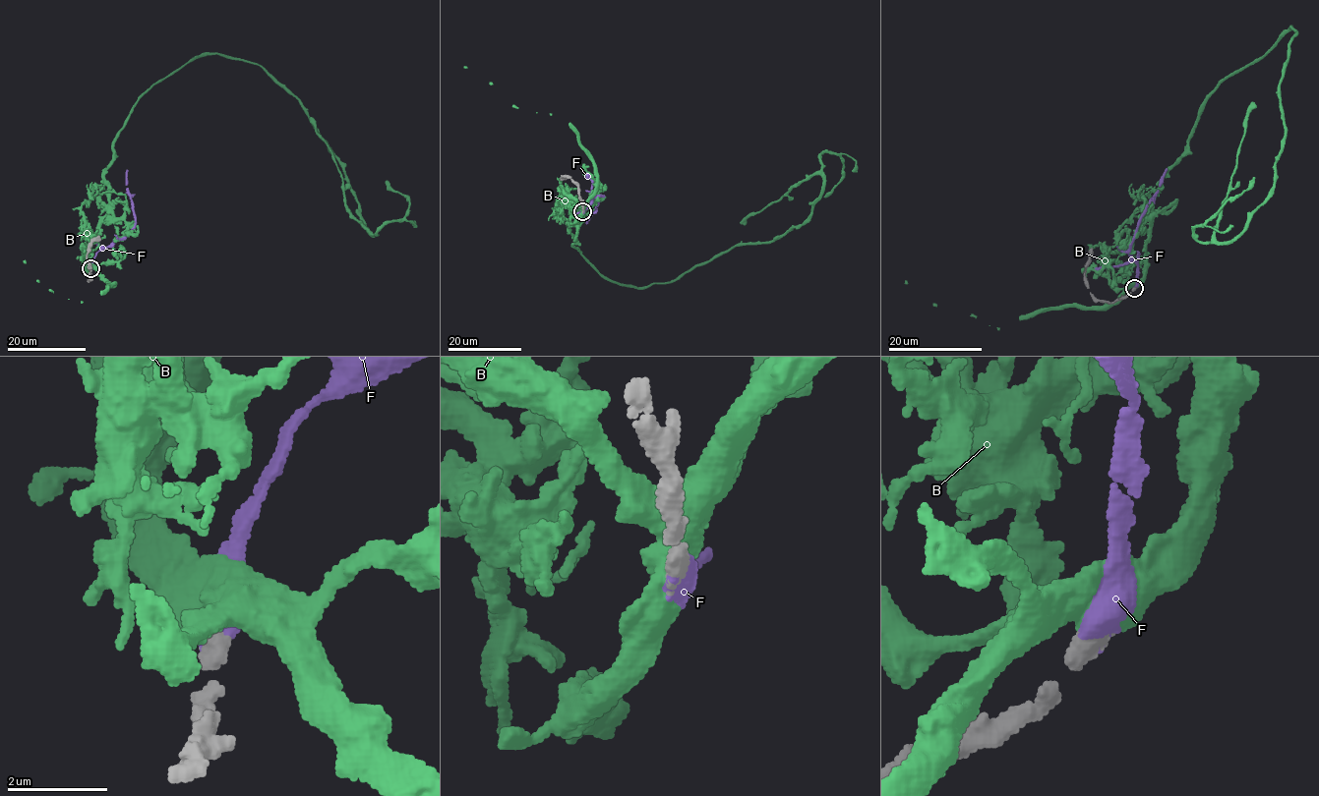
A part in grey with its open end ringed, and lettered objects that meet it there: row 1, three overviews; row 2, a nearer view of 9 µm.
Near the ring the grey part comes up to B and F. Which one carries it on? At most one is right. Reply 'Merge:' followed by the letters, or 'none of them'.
Merge: F

